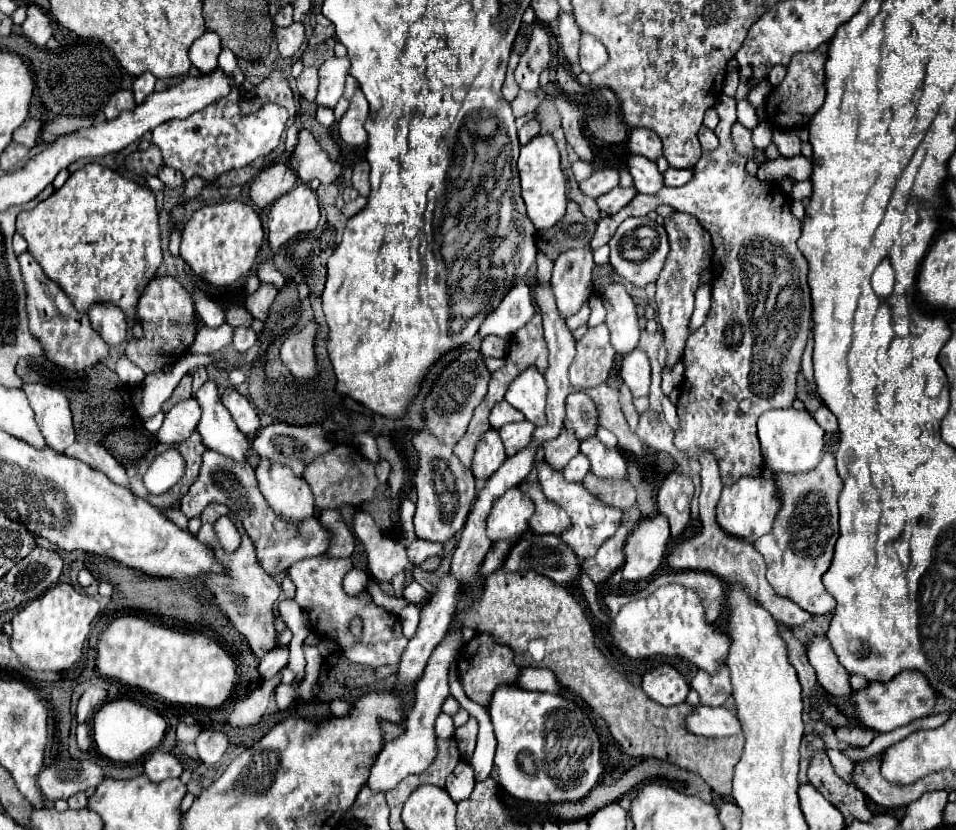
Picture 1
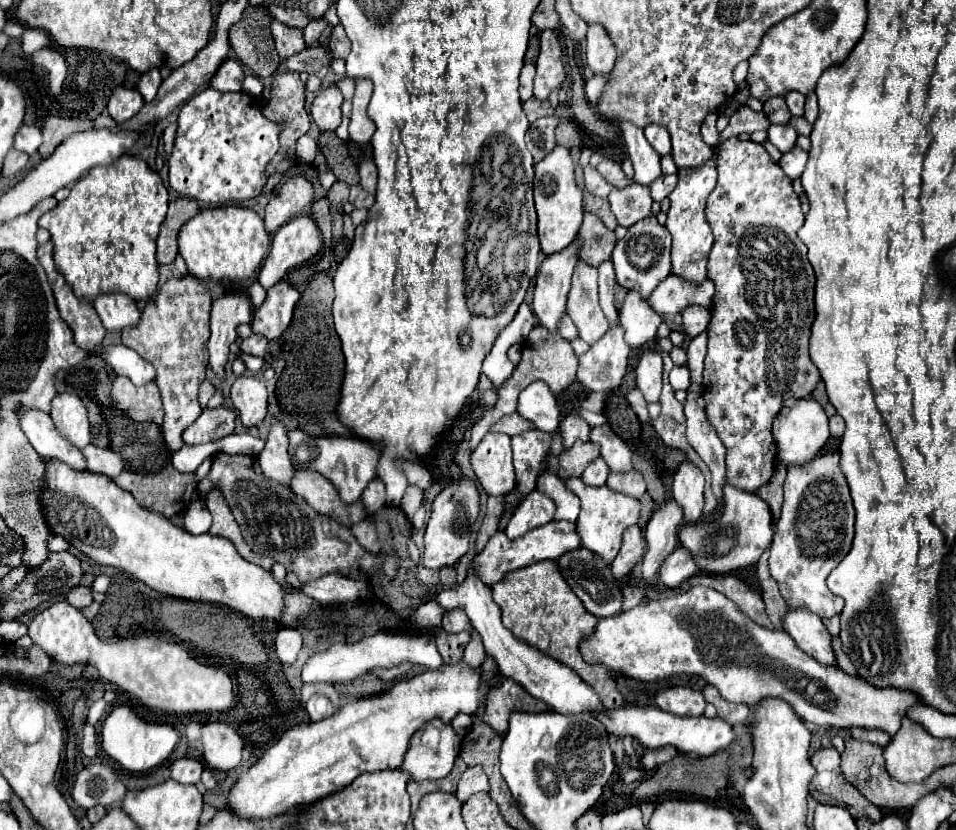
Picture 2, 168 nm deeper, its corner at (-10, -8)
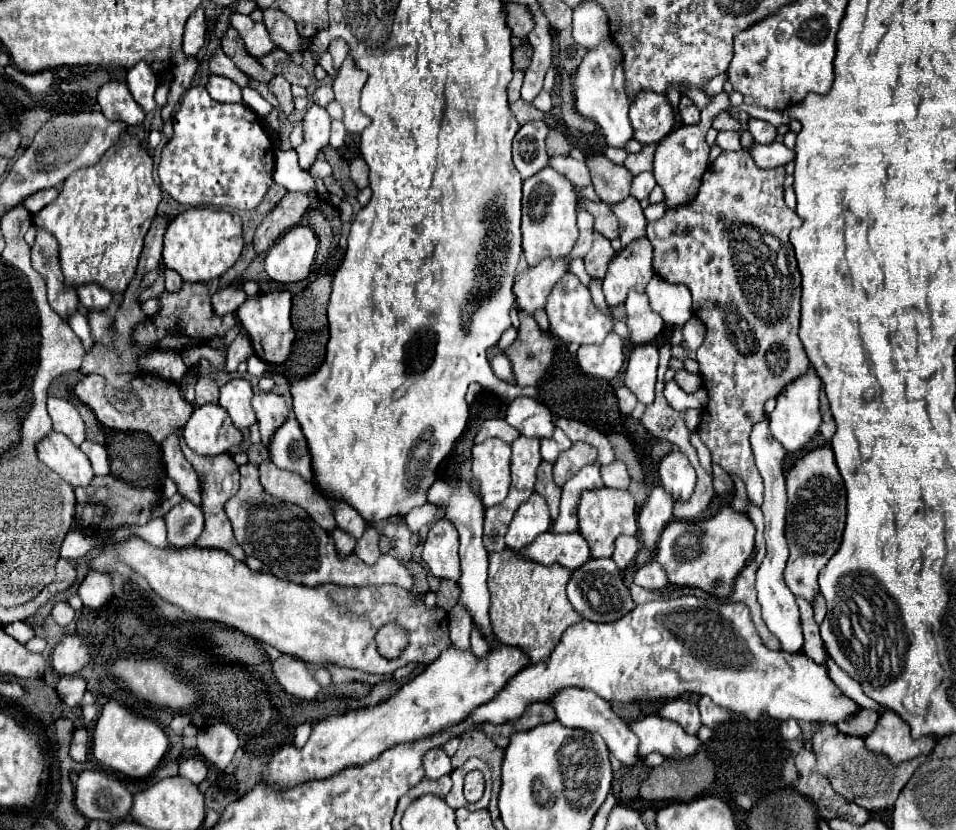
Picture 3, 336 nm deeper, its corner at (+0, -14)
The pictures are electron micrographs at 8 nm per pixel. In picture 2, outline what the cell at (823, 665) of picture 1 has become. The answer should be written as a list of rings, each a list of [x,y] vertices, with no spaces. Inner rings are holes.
[[[789,609],[783,619],[783,627],[793,637],[797,647],[801,647],[815,661],[821,661],[825,667],[837,667],[833,635],[825,629],[819,617],[805,613],[805,609]]]

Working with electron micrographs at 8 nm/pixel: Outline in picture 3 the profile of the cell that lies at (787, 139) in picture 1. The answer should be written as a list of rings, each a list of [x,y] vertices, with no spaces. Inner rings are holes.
[[[749,119],[749,123],[747,123],[749,127],[749,131],[751,131],[751,135],[753,135],[753,139],[757,141],[757,143],[773,143],[775,141],[775,135],[777,135],[777,129],[771,125],[771,123],[767,123],[767,121],[759,121],[759,119]]]

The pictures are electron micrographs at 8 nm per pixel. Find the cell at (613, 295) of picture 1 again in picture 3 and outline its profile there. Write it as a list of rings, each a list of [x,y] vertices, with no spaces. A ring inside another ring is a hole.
[[[631,291],[625,301],[625,309],[627,309],[627,327],[631,329],[631,343],[635,345],[649,343],[663,331],[665,323],[657,313],[653,313],[647,293]]]

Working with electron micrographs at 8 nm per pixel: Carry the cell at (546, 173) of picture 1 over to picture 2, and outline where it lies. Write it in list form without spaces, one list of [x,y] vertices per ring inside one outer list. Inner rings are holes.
[[[557,145],[539,163],[535,163],[533,193],[535,193],[535,209],[537,209],[537,217],[539,217],[541,251],[545,255],[557,253],[557,251],[565,249],[569,243],[573,243],[573,239],[577,237],[577,231],[581,227],[581,221],[583,221],[581,189],[575,183],[573,161],[565,147]]]

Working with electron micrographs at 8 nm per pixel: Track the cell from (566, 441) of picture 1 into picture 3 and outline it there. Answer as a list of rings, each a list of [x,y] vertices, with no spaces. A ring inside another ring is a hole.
[[[573,443],[571,449],[563,451],[563,455],[559,455],[559,459],[553,465],[553,477],[555,483],[559,483],[559,487],[563,483],[567,483],[567,479],[571,479],[581,467],[591,465],[597,461],[597,451],[595,447],[587,445],[587,443]]]

